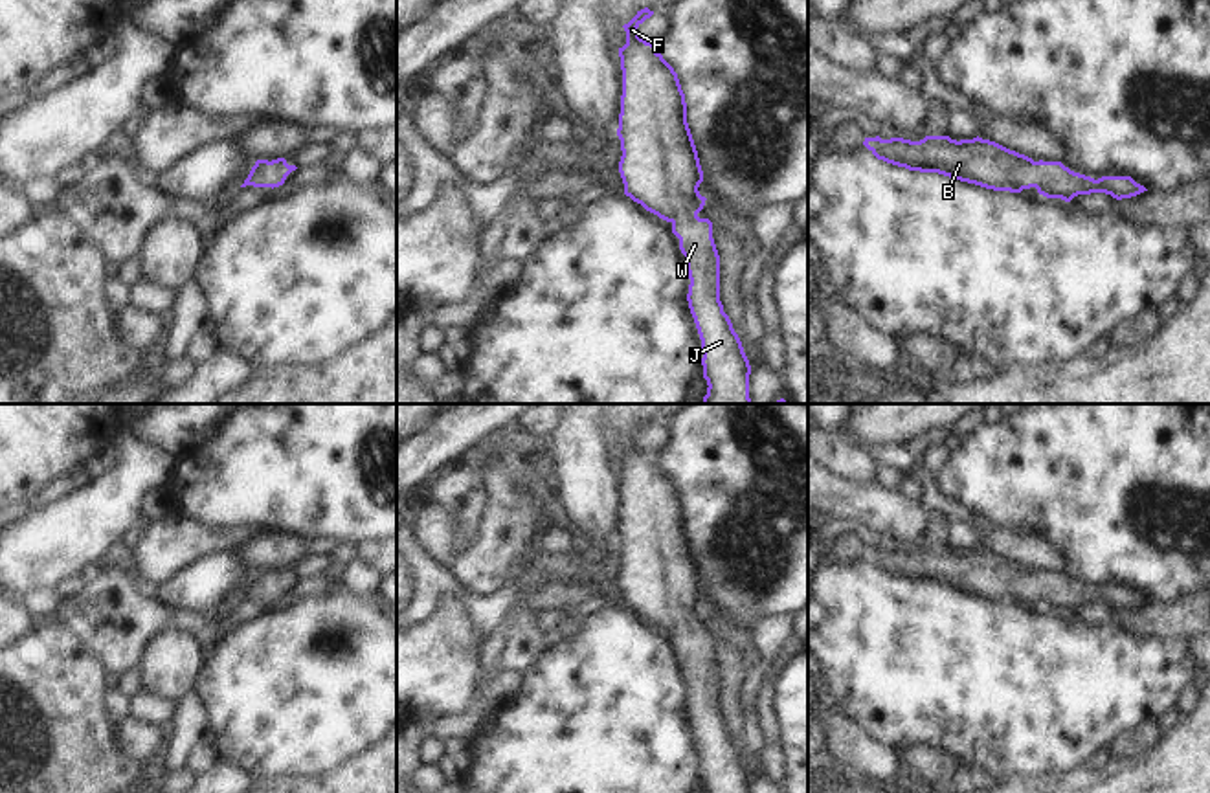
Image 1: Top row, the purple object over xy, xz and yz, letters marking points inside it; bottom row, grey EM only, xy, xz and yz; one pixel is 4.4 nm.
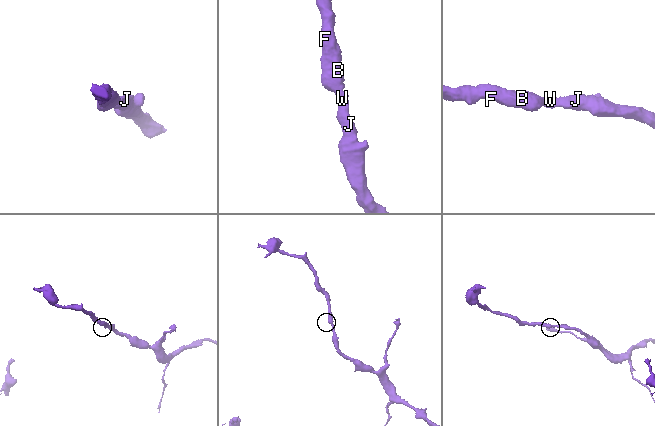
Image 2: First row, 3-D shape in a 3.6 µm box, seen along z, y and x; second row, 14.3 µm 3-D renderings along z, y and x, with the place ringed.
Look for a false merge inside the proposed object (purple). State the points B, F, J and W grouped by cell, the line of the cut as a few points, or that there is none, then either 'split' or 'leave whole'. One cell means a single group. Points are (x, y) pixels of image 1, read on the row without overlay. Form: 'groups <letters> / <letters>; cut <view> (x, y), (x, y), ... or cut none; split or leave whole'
groups B F J W; cut none; leave whole

